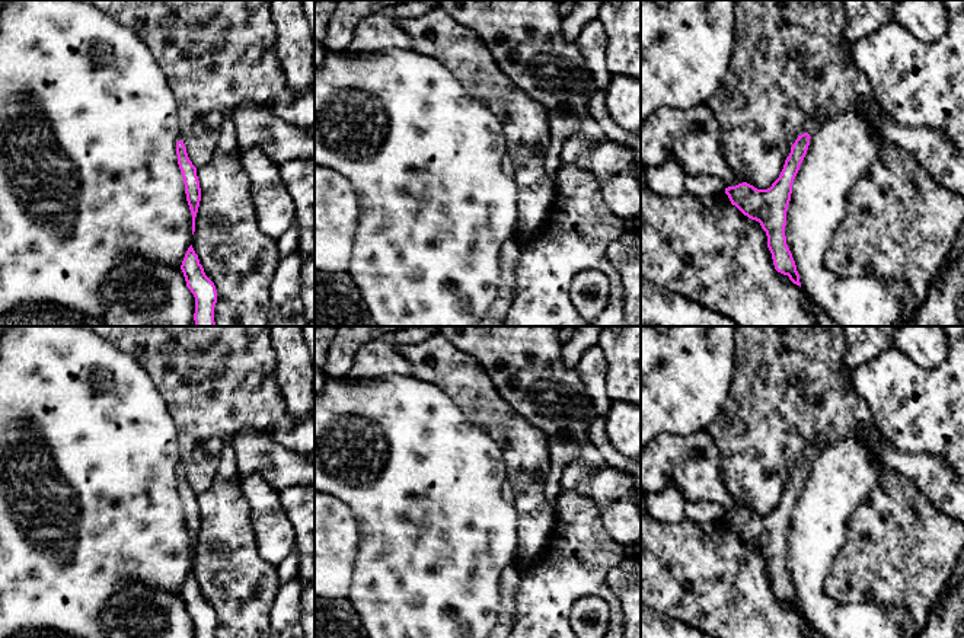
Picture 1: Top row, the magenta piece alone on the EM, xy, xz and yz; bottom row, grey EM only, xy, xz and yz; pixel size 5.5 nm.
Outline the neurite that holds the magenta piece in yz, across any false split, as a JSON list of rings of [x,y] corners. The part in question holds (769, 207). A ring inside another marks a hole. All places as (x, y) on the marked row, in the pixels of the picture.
[[[817,114],[807,118],[802,130],[792,143],[779,178],[767,189],[757,189],[743,182],[725,188],[732,205],[744,216],[760,223],[767,236],[767,248],[772,253],[775,269],[801,287],[795,261],[786,245],[786,211],[791,201],[792,184],[807,154],[810,138],[820,127]]]

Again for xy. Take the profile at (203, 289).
[[[192,245],[185,253],[181,269],[183,272],[186,287],[195,297],[195,326],[217,326],[214,322],[217,290],[214,283],[205,275]]]

